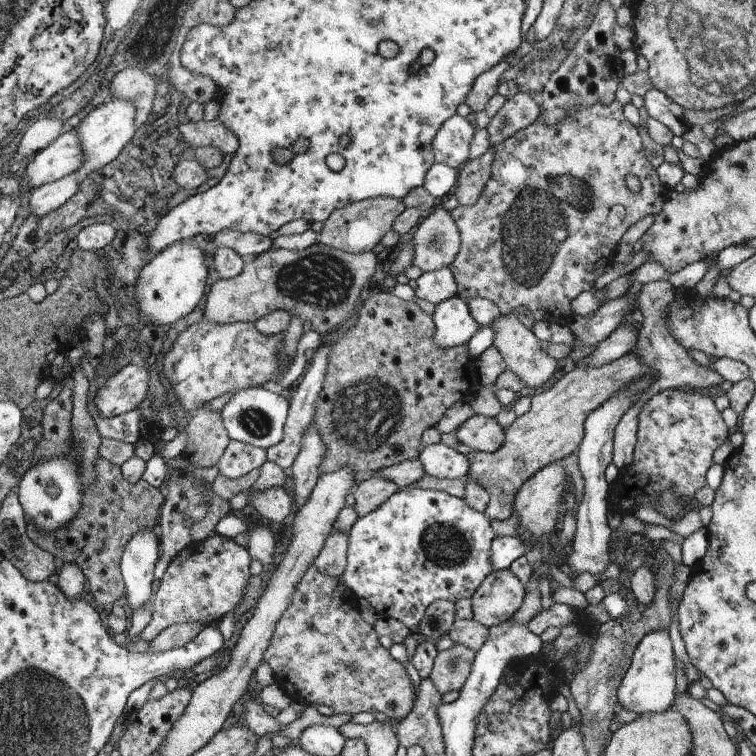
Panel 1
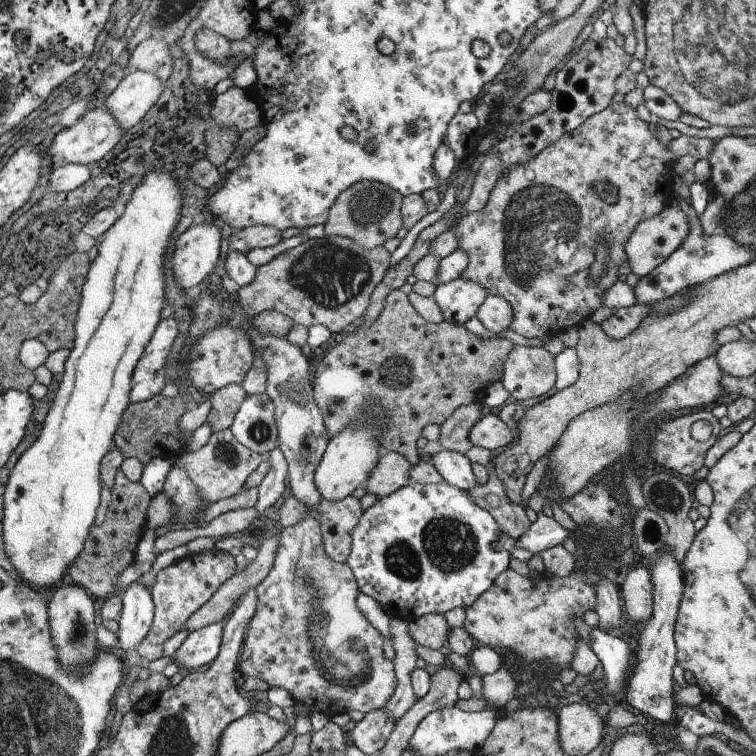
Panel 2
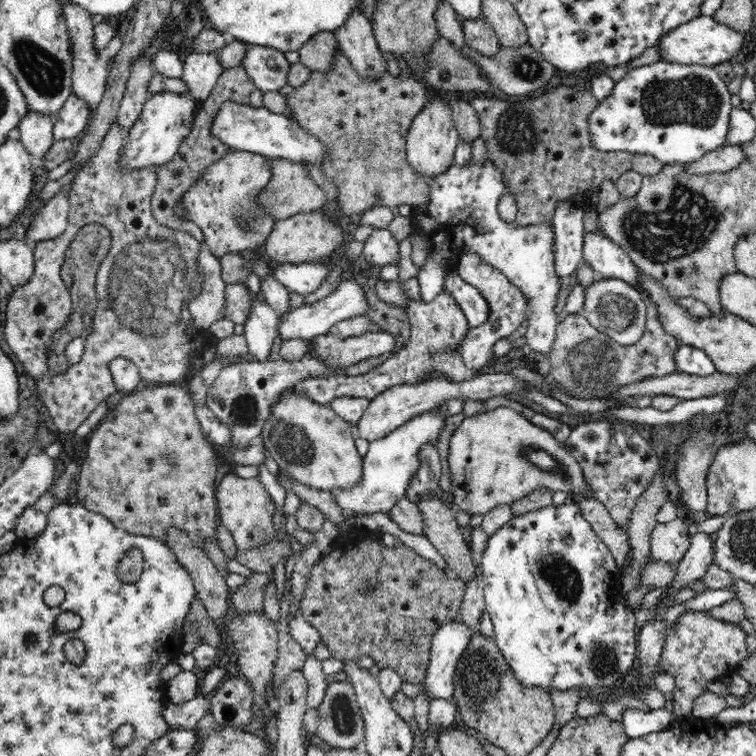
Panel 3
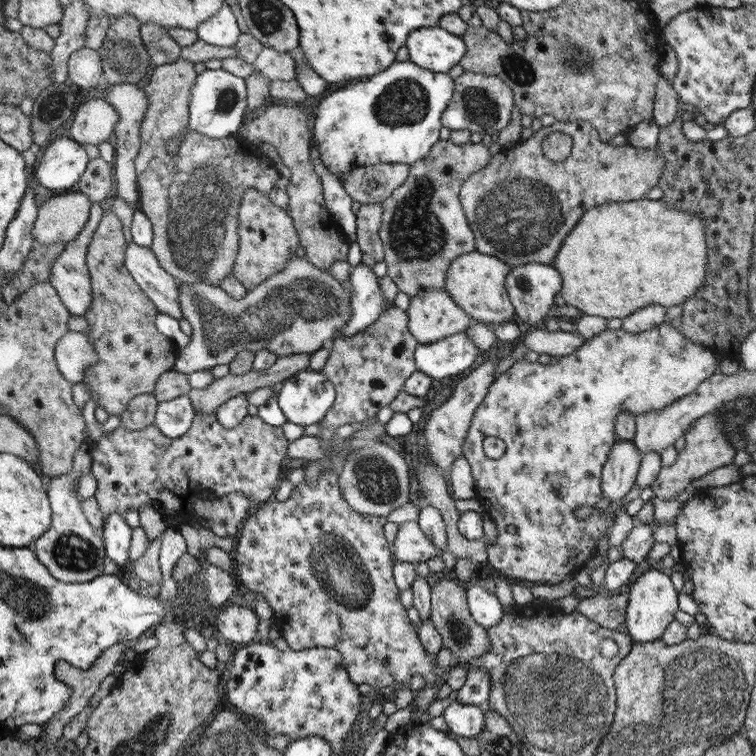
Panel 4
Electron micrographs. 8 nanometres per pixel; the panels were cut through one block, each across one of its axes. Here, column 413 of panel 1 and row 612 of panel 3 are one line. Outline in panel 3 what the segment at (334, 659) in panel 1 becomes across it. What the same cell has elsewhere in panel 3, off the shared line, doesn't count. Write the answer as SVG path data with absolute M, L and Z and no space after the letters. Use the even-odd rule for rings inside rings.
M688 612L678 620L674 628L666 630L660 668L662 672L670 672L676 678L676 690L672 692L674 720L692 716L694 702L698 696L708 692L708 684L738 674L740 662L748 660L754 654L748 648L746 640L748 636L740 626L712 618L706 612Z

